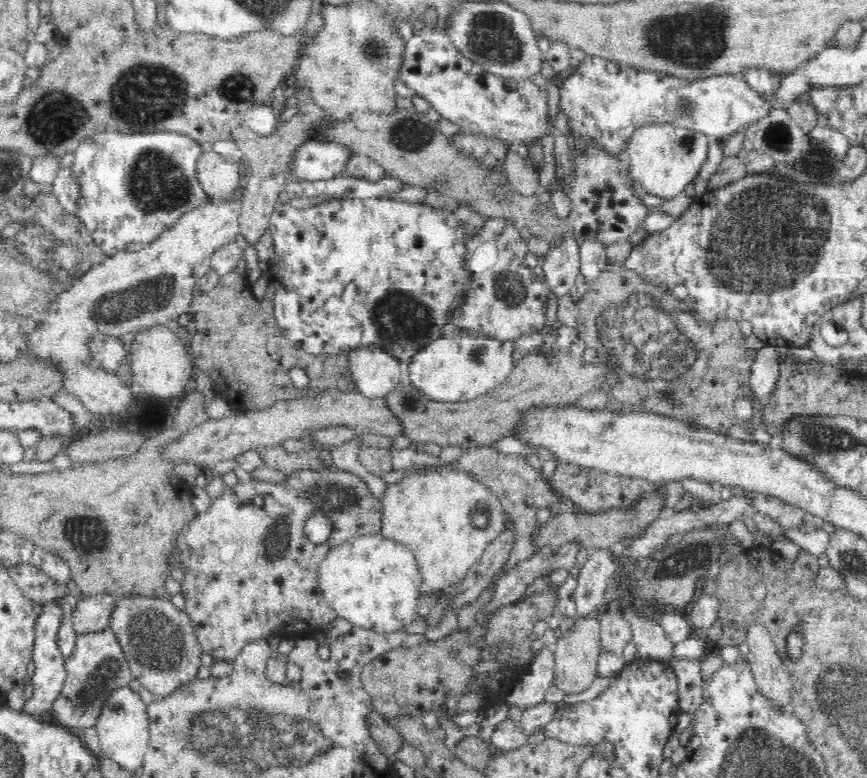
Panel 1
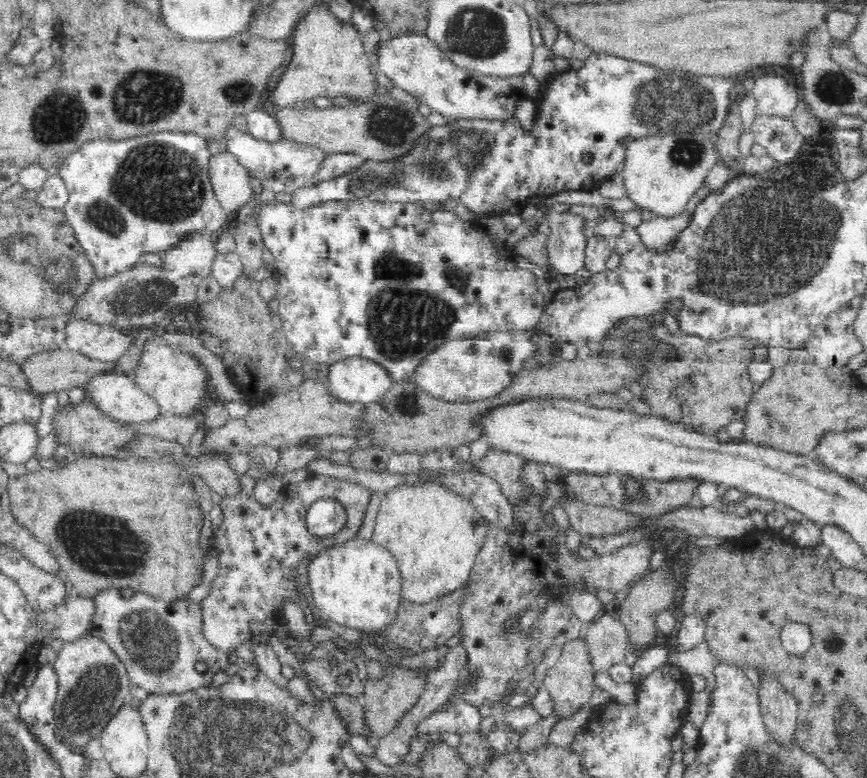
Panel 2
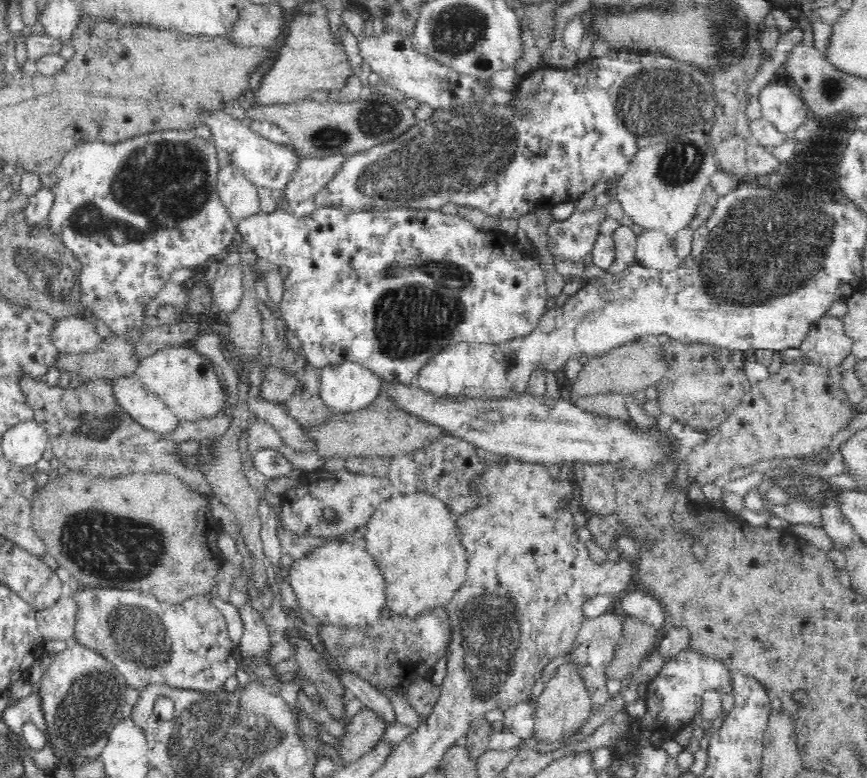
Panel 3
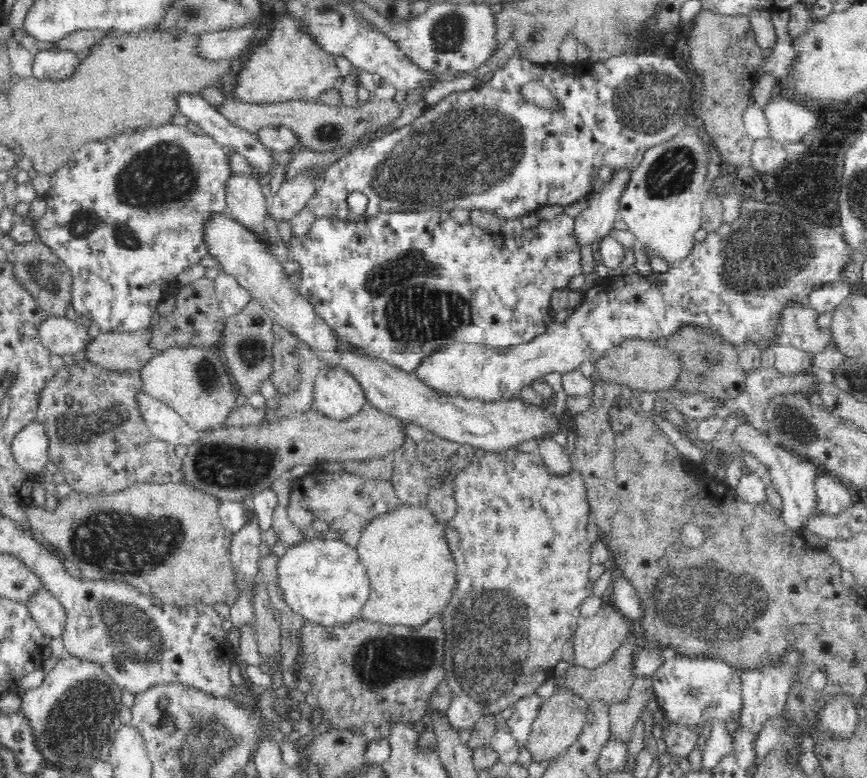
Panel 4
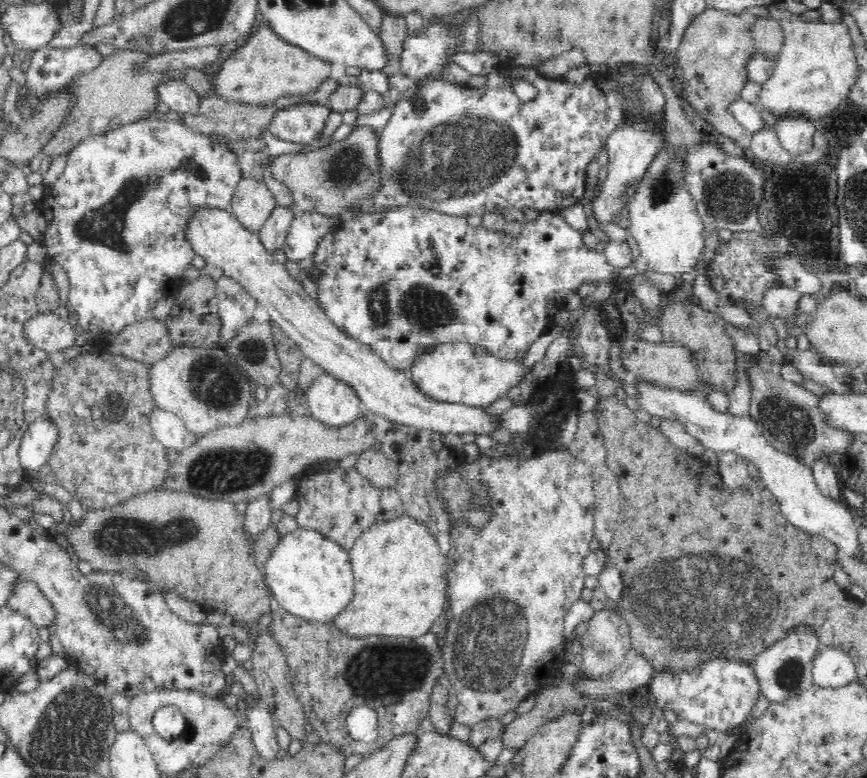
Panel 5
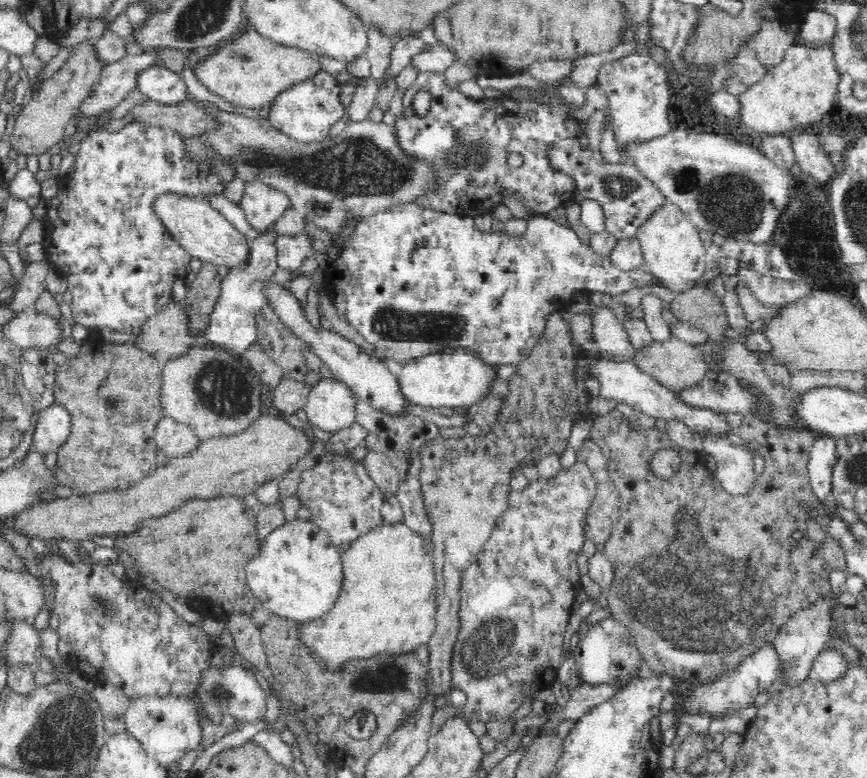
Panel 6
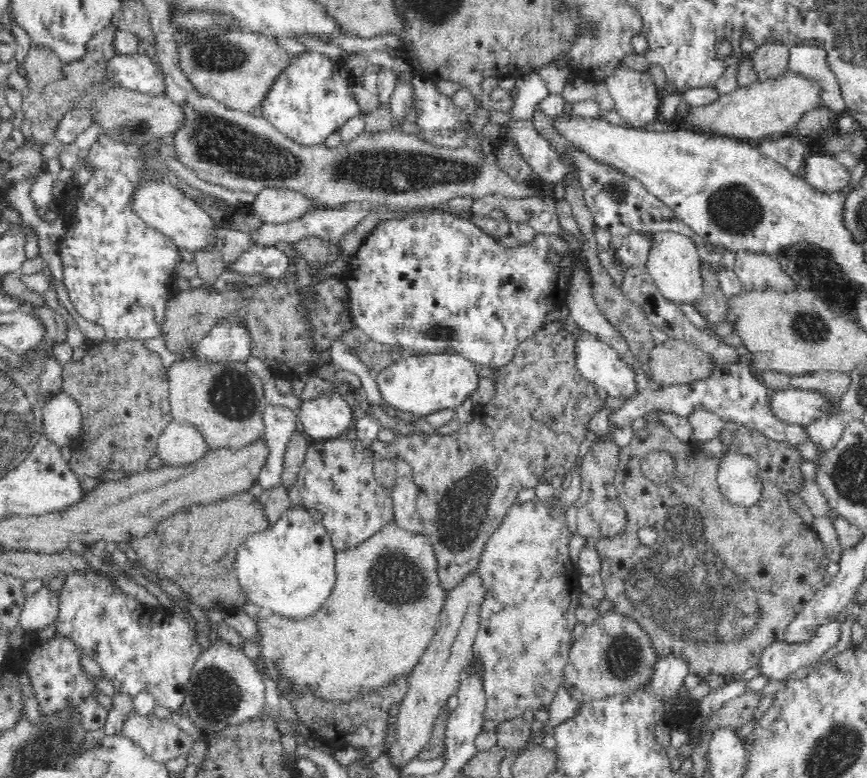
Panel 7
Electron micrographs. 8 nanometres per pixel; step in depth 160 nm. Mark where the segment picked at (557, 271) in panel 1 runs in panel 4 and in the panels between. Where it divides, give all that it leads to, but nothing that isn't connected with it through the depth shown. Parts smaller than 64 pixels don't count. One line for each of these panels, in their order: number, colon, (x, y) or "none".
2: (566, 244)
3: (569, 240)
4: (594, 223)

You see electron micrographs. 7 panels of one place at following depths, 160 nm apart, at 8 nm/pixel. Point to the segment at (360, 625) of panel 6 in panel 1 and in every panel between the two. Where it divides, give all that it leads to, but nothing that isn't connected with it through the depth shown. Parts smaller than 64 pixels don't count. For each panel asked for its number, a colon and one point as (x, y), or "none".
1: (448, 517)
2: (436, 533)
3: (415, 538)
4: (412, 572)
5: (401, 584)

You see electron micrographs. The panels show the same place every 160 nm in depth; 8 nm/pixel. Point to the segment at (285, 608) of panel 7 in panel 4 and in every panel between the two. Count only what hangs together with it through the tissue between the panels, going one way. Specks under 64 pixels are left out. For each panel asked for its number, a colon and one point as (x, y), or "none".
4: (323, 580)
5: (308, 575)
6: (298, 574)

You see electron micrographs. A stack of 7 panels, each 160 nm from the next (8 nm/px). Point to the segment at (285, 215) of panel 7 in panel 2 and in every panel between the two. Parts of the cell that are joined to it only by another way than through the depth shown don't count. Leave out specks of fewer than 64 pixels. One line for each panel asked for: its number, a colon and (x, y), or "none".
2: (234, 189)
3: (237, 193)
4: (247, 201)
5: (252, 202)
6: (262, 204)

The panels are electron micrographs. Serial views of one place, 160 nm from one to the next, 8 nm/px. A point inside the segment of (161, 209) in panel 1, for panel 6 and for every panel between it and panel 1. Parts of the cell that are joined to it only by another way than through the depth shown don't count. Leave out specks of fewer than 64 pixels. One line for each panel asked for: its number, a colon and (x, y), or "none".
2: (129, 196)
3: (132, 212)
4: (126, 214)
5: (116, 219)
6: (122, 261)

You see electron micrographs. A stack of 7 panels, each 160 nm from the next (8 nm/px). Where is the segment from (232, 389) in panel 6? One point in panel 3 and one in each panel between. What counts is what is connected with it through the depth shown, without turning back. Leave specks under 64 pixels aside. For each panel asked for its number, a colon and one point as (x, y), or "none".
3: (191, 387)
4: (193, 382)
5: (203, 387)

